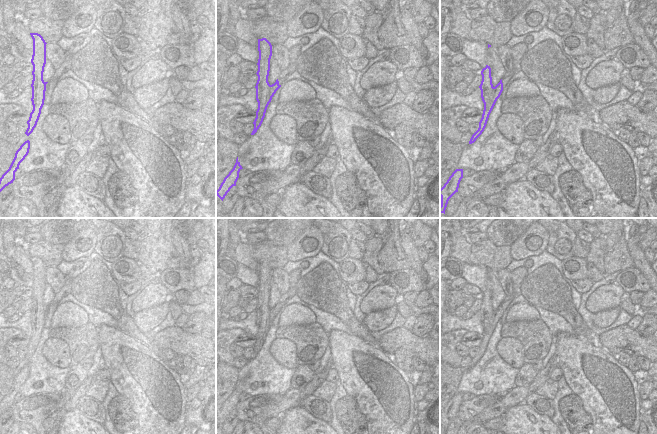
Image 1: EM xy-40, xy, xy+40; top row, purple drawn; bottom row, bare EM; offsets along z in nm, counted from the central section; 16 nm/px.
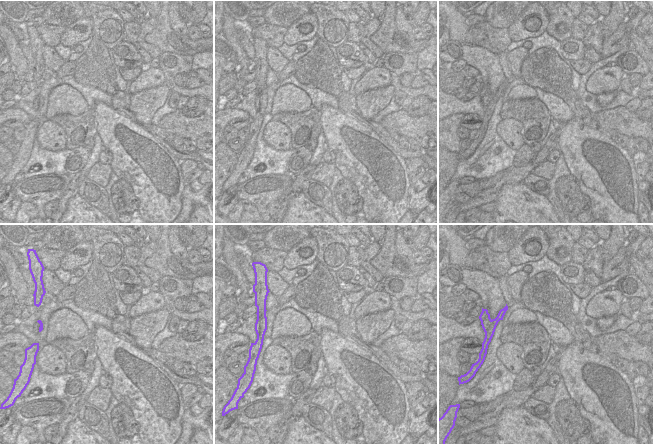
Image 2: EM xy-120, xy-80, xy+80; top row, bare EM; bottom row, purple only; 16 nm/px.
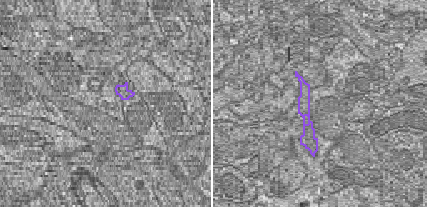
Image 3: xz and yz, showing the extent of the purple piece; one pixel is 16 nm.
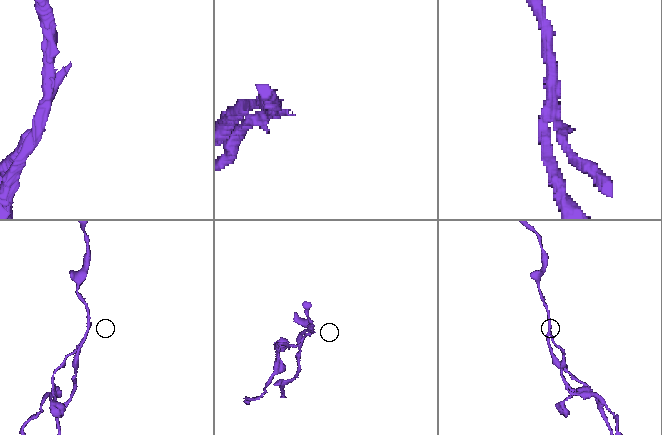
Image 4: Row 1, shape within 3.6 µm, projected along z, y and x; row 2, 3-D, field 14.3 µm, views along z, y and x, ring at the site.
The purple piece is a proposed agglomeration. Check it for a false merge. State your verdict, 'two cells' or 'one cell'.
two cells

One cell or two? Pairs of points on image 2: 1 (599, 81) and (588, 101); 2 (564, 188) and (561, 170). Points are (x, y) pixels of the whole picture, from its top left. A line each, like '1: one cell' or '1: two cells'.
1: two cells
2: two cells

